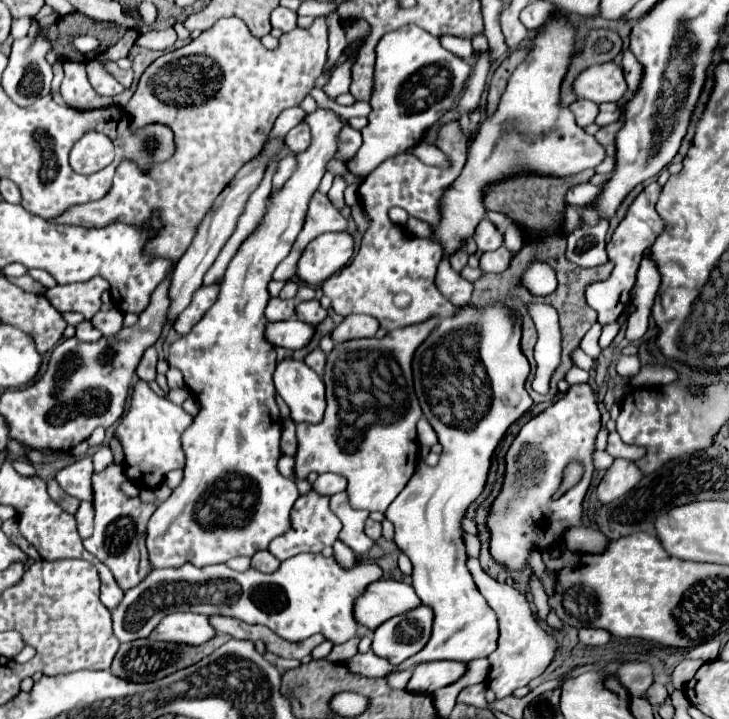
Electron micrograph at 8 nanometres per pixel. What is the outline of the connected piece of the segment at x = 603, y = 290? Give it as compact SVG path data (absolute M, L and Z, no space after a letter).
M654 181L650 183L648 187L644 187L644 191L636 197L636 201L630 205L626 217L620 221L620 225L616 227L612 239L608 241L606 245L606 251L608 251L608 257L610 261L614 263L614 269L612 269L612 275L606 279L606 281L600 281L600 283L592 283L588 289L586 289L586 301L588 305L598 313L598 323L604 325L604 323L614 323L624 311L626 307L630 305L632 297L632 287L636 283L636 271L640 267L640 261L642 261L642 255L646 249L650 249L658 237L658 233L662 231L662 219L658 217L658 213L654 211L654 205L656 205L656 199L660 195L662 187Z

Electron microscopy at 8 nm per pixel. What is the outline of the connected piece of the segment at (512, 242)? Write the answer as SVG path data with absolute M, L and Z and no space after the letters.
M508 225L506 233L504 233L504 245L508 247L510 253L520 251L520 247L524 247L524 239L520 239L520 231L516 231L516 227Z

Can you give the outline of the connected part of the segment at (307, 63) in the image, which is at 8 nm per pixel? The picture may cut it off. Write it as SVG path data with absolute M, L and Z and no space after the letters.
M324 16L316 17L308 29L292 29L280 37L280 45L274 51L266 51L260 39L252 37L248 27L236 19L220 19L198 39L190 41L172 53L158 57L140 77L136 93L130 99L132 127L144 127L148 123L164 123L172 127L176 135L176 153L166 163L156 165L150 173L138 171L132 161L124 161L114 175L114 187L100 201L68 207L64 215L50 219L54 225L80 225L80 227L104 227L110 223L128 223L144 227L152 221L154 213L160 213L160 231L148 239L144 253L150 257L162 257L178 261L188 249L200 219L210 209L218 193L232 181L236 171L248 163L266 139L276 117L288 109L300 105L300 101L312 89L316 77L322 75L322 67L328 59L328 29Z

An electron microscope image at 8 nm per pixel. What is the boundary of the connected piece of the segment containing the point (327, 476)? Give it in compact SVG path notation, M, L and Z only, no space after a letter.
M324 473L324 475L320 475L316 479L316 483L312 487L314 487L316 493L330 497L330 495L334 495L338 491L344 491L346 489L346 483L348 481L344 477L340 477L340 475L336 475L336 473Z

